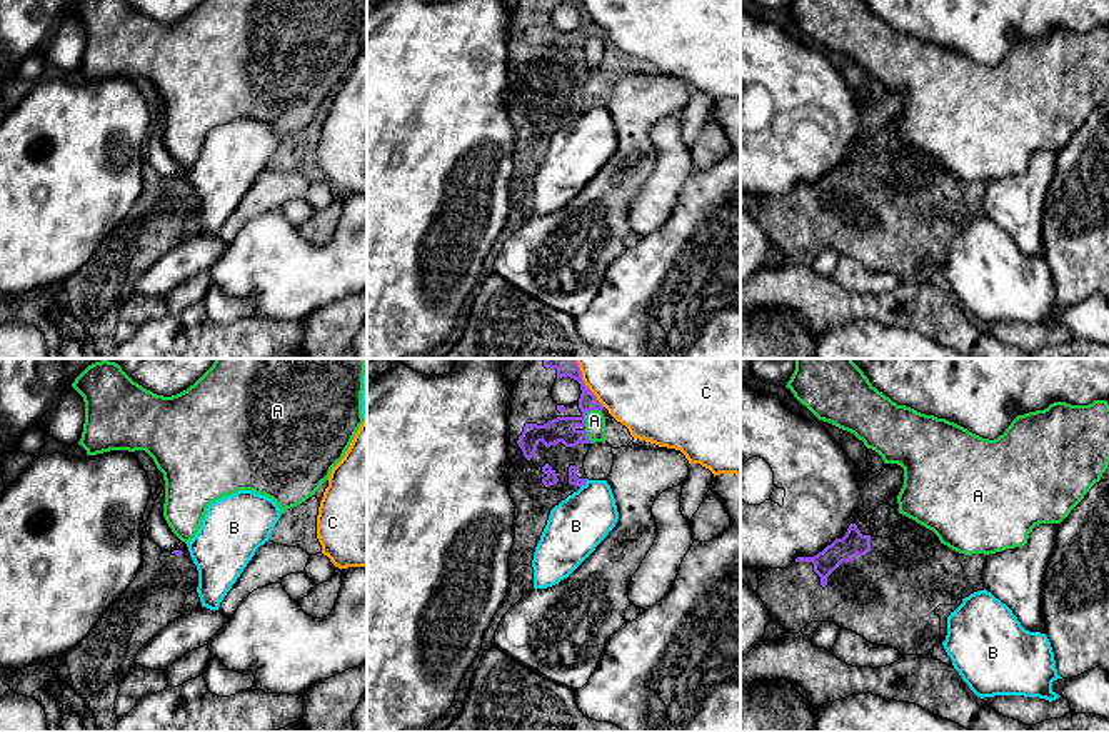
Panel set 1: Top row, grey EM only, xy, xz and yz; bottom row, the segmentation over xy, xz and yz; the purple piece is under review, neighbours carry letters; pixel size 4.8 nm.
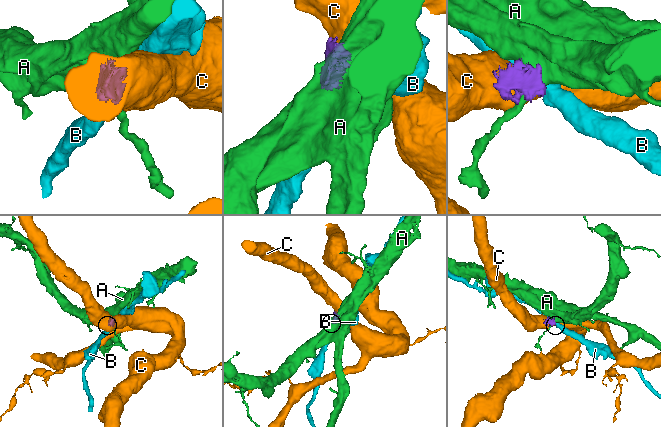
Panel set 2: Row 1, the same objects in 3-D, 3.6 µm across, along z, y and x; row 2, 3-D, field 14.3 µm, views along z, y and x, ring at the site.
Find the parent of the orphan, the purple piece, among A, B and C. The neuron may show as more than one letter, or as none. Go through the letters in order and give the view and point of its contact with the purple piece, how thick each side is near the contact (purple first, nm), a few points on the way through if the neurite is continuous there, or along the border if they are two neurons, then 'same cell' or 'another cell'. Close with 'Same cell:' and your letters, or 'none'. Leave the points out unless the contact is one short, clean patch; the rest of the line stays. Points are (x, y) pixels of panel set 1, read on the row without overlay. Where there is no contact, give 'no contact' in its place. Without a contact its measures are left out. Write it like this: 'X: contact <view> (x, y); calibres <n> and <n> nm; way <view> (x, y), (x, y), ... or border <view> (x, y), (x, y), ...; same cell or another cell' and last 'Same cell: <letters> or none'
A: contact xz (586, 40); calibres 130 and 100 nm; another cell
B: contact xz (584, 110); calibres 50 and 280 nm; border xz (587, 105), (581, 114); another cell
C: contact xz (589, 17); calibres 130 and 280 nm; another cell
Same cell: none

